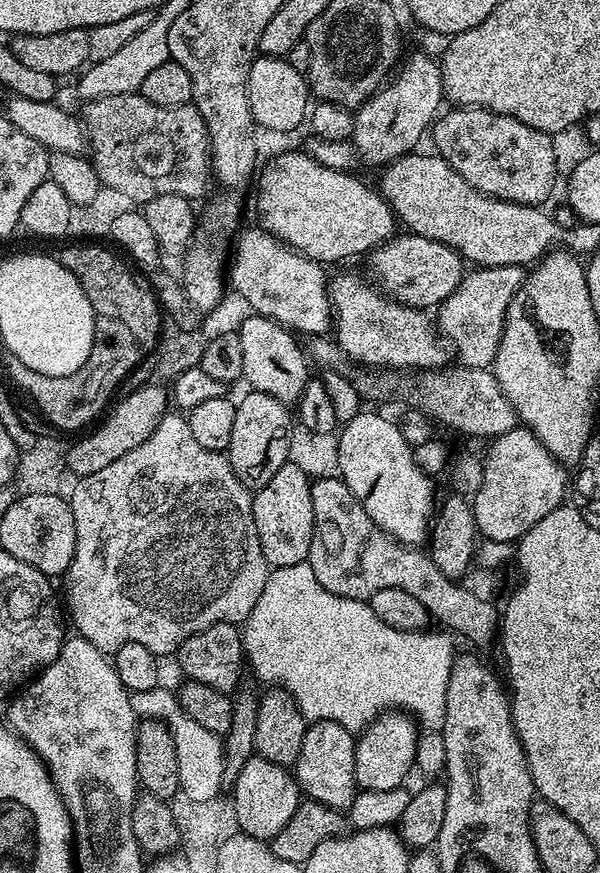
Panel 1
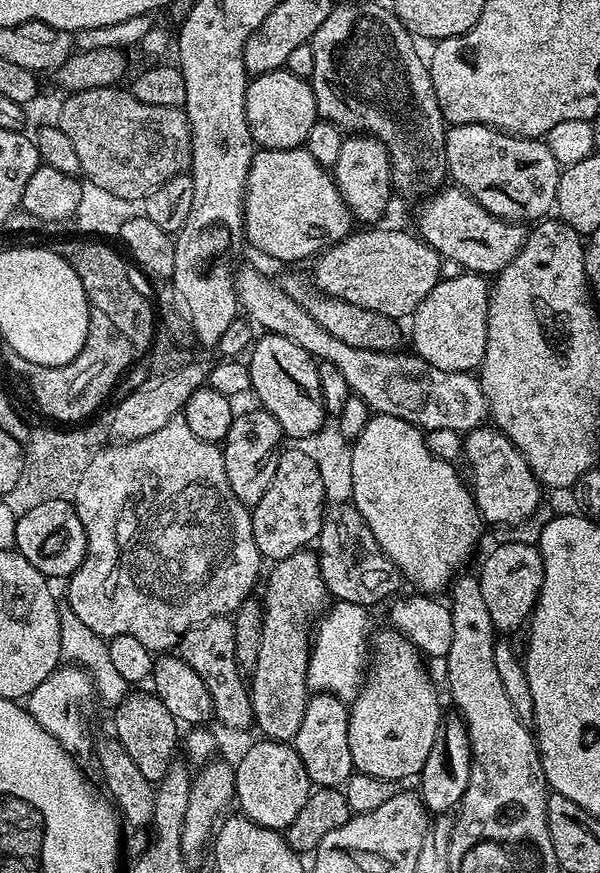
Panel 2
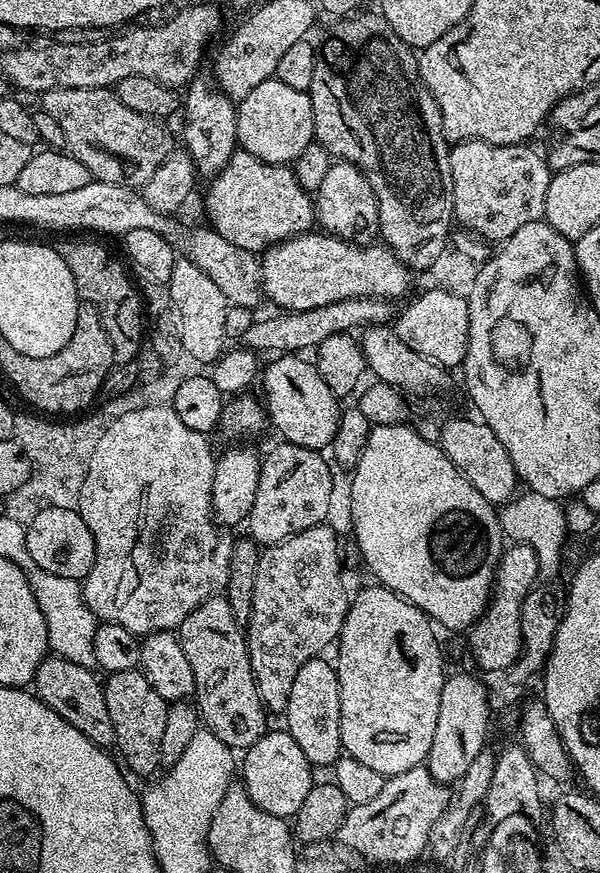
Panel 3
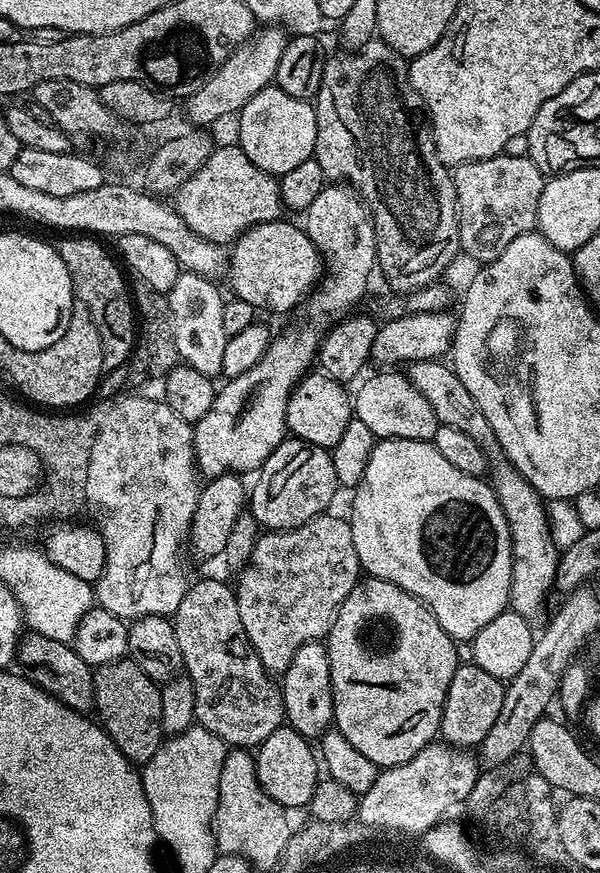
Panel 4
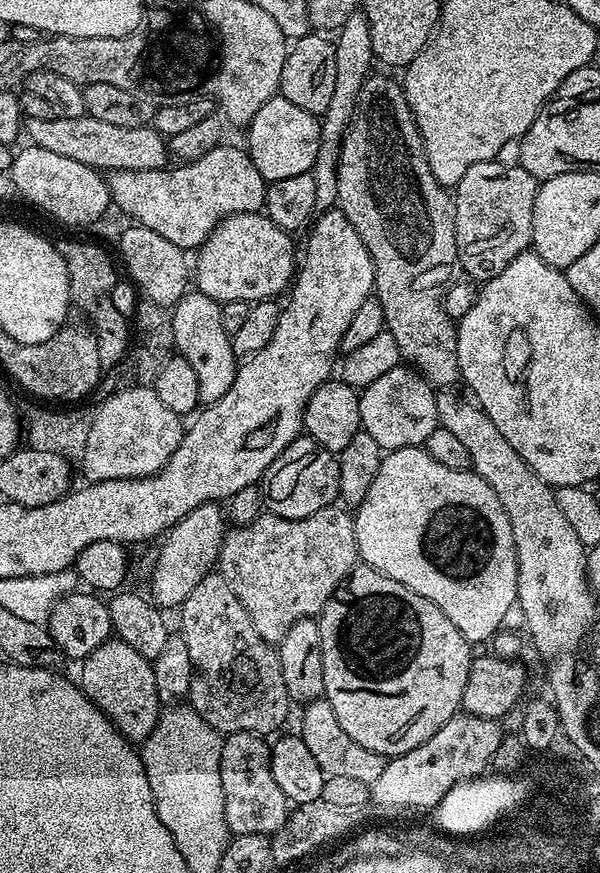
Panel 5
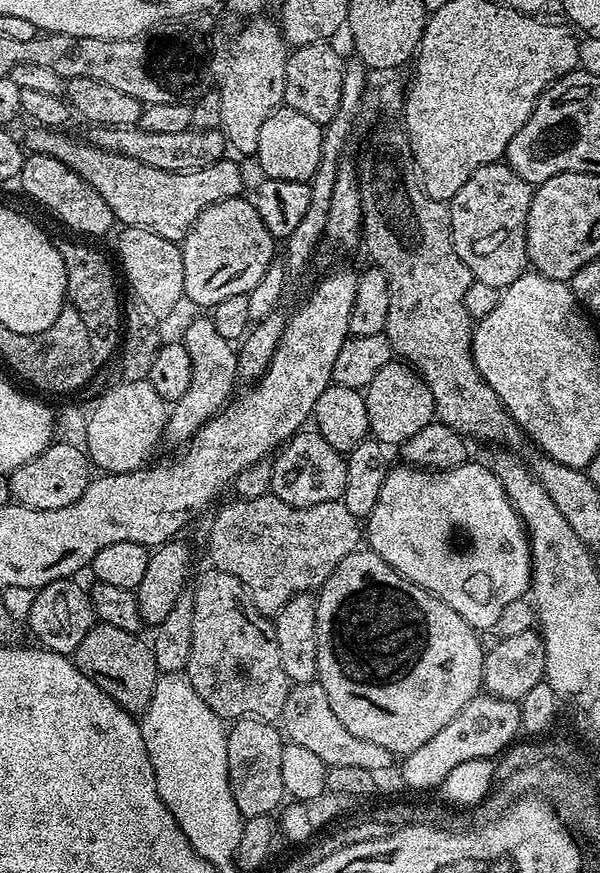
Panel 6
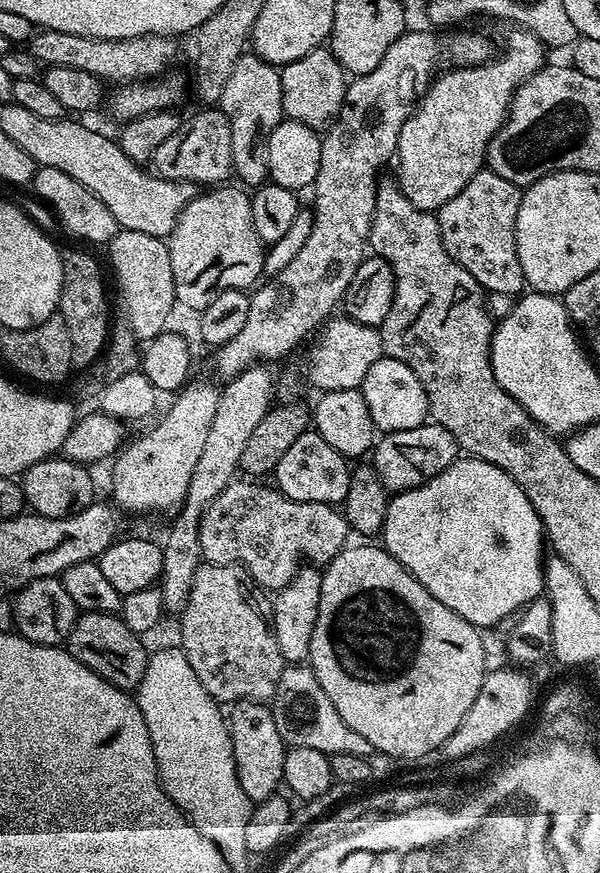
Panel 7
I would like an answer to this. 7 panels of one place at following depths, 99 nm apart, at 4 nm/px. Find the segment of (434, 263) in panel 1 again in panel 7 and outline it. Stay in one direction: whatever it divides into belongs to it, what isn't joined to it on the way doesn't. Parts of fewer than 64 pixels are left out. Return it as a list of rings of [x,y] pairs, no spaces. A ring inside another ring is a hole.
[[[216,186],[201,191],[184,207],[171,236],[167,237],[170,268],[174,270],[174,290],[177,301],[188,308],[202,310],[226,290],[248,290],[264,276],[266,246],[254,230],[251,195],[243,187]]]

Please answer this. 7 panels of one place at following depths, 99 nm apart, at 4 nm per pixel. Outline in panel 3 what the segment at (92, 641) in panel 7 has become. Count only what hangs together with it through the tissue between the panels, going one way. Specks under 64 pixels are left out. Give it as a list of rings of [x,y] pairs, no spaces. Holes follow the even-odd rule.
[[[139,670],[134,672],[111,673],[111,675],[109,675],[107,679],[103,681],[103,686],[104,686],[104,697],[106,698],[106,710],[110,712],[110,722],[114,724],[114,734],[116,735],[116,742],[114,748],[115,751],[117,750],[120,751],[121,757],[119,756],[119,759],[123,761],[123,763],[126,765],[126,768],[127,768],[126,763],[128,763],[129,769],[127,768],[127,771],[129,773],[137,772],[137,774],[140,776],[148,776],[147,778],[155,777],[157,775],[156,768],[159,769],[161,767],[160,755],[162,754],[162,733],[164,733],[166,730],[166,714],[168,713],[169,701],[164,700],[162,698],[162,694],[158,694],[158,690],[154,690],[154,686],[150,686],[150,682],[146,682],[144,673]]]

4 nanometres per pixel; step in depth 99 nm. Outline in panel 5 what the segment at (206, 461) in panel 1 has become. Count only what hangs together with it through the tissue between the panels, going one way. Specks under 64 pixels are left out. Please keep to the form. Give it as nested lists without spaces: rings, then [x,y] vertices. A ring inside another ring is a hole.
[[[127,386],[121,392],[116,392],[100,409],[95,409],[90,434],[86,438],[86,446],[82,463],[84,463],[84,480],[95,482],[97,480],[133,480],[143,476],[153,476],[161,472],[170,462],[174,450],[184,437],[185,425],[174,410],[169,410],[158,398],[155,387],[152,386]]]

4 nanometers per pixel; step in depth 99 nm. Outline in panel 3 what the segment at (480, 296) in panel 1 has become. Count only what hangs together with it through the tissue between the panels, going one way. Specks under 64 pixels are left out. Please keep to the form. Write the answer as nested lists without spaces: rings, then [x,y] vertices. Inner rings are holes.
[[[437,286],[430,287],[429,292],[424,292],[413,304],[399,309],[394,320],[394,327],[398,338],[410,346],[418,354],[430,358],[435,364],[440,364],[446,369],[455,369],[454,366],[463,365],[468,335],[470,334],[470,314],[468,301],[463,295],[448,292]]]

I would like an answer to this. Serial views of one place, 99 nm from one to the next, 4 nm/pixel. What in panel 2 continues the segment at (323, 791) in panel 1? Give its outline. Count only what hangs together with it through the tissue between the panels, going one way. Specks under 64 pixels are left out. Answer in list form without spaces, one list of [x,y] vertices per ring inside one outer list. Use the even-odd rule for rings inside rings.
[[[309,695],[306,714],[302,714],[302,726],[298,726],[294,747],[298,758],[302,758],[302,766],[306,766],[308,779],[316,788],[340,788],[353,774],[348,737],[349,711],[349,705],[334,696]]]

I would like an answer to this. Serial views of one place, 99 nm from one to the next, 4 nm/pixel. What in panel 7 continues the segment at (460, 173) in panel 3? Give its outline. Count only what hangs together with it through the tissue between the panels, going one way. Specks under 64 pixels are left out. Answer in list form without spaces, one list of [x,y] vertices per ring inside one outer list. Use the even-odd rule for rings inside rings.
[[[481,170],[436,212],[448,256],[466,269],[481,288],[489,293],[510,294],[513,298],[519,297],[526,288],[516,245],[516,215],[521,191],[514,182]]]

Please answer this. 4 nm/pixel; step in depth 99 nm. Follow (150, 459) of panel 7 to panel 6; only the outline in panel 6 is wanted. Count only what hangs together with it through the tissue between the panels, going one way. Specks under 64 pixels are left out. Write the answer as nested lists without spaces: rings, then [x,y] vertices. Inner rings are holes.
[[[211,317],[191,319],[187,324],[192,328],[192,352],[190,353],[190,387],[182,398],[176,400],[168,413],[168,424],[164,427],[165,437],[177,446],[183,446],[192,439],[201,426],[223,411],[237,385],[237,351],[231,341],[222,338],[215,329]]]

